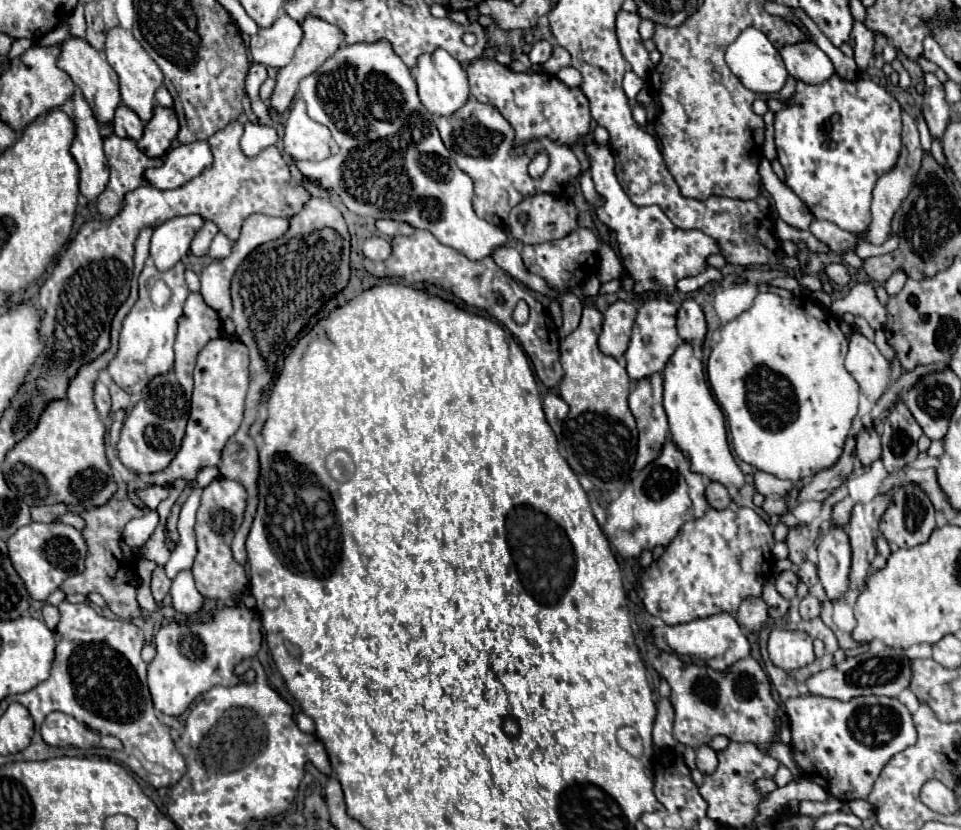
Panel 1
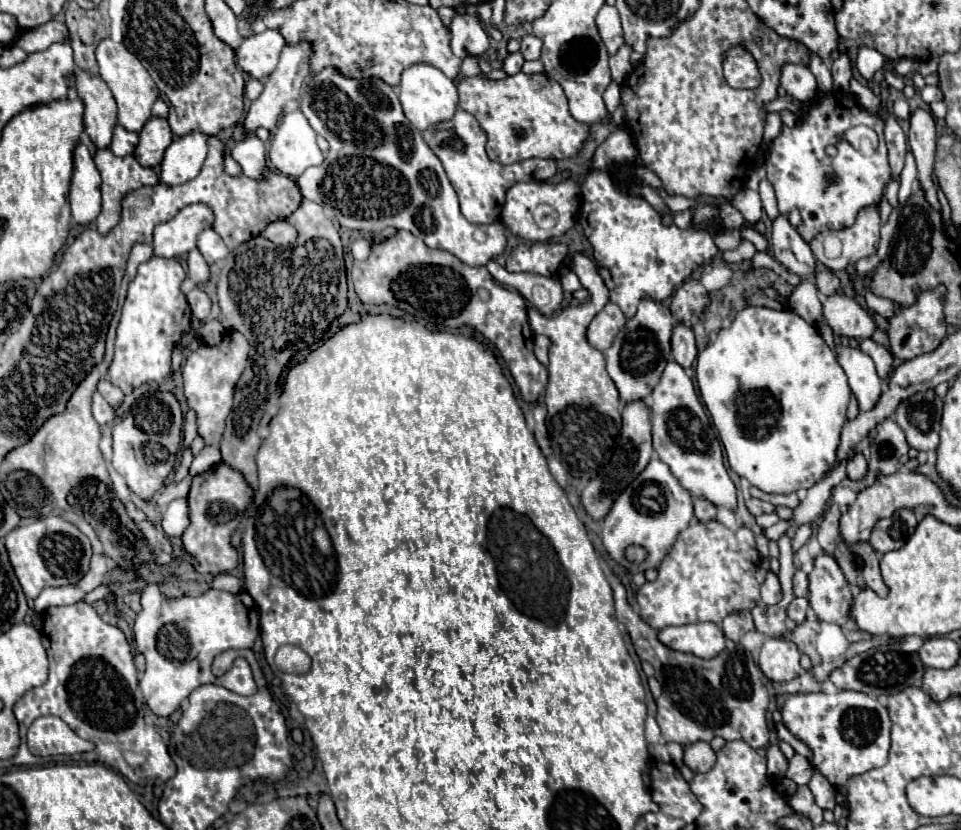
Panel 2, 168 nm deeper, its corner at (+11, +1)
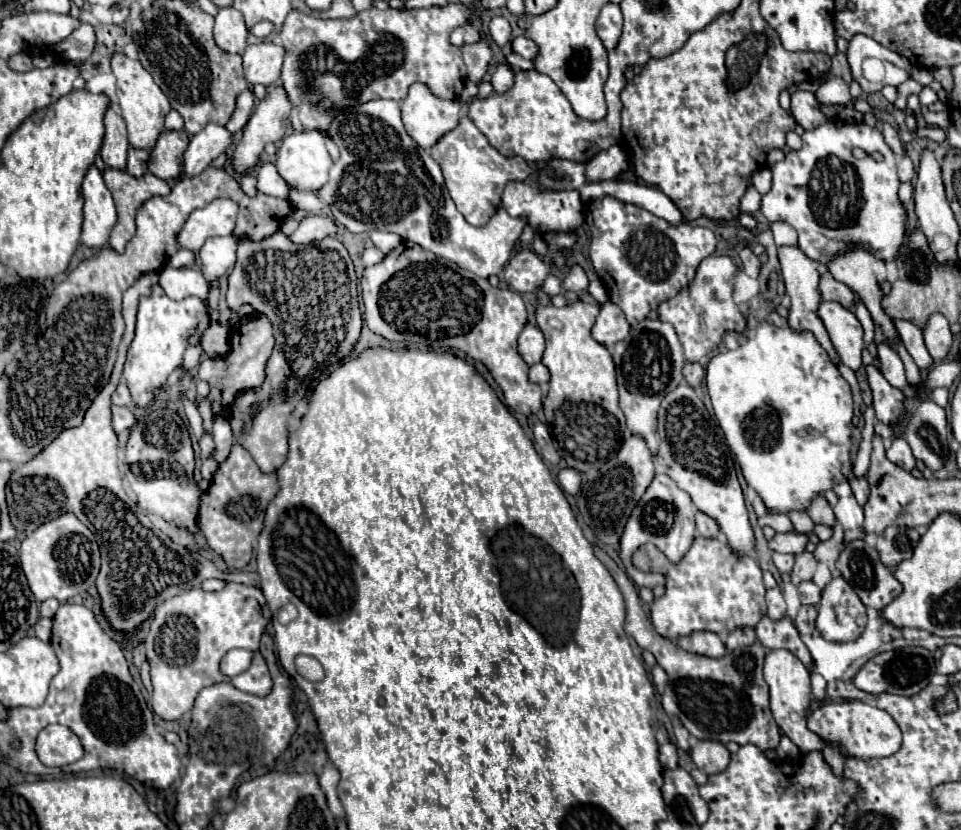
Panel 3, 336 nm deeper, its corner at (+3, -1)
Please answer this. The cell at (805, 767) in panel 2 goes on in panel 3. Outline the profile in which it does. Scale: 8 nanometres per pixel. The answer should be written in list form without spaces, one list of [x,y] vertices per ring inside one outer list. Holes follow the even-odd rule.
[[[770,649],[766,653],[764,679],[770,687],[772,715],[778,727],[784,731],[784,735],[790,737],[792,743],[796,743],[802,755],[810,751],[822,751],[824,741],[806,727],[806,711],[810,707],[810,671],[804,667],[804,663],[796,655],[792,655],[788,649]]]

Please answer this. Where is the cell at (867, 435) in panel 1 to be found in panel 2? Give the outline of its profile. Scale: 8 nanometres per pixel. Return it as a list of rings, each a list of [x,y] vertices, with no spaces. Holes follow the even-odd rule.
[[[854,455],[848,459],[848,479],[852,481],[858,481],[858,479],[864,479],[864,473],[866,473],[866,459],[864,455]]]

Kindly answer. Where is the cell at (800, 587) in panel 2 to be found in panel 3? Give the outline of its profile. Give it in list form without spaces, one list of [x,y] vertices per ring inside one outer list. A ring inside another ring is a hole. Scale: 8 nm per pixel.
[[[802,581],[798,585],[798,593],[800,593],[800,601],[804,605],[818,605],[820,603],[820,587],[814,581]]]

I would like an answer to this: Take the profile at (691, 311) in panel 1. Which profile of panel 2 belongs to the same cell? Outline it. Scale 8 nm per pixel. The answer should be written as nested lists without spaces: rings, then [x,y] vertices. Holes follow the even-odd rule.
[[[678,323],[672,333],[672,355],[674,355],[674,361],[684,369],[690,369],[698,355],[694,333],[690,327],[684,327],[682,323]]]

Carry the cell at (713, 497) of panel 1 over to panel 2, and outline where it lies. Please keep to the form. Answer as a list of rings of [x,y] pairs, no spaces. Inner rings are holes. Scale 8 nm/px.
[[[694,499],[694,517],[698,521],[712,521],[716,519],[716,507],[704,499]]]

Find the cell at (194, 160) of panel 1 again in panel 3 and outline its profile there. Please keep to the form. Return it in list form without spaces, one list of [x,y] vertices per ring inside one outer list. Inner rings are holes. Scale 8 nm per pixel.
[[[208,123],[200,133],[192,135],[190,145],[184,151],[184,175],[200,175],[220,153],[224,153],[232,143],[232,133],[222,127]]]

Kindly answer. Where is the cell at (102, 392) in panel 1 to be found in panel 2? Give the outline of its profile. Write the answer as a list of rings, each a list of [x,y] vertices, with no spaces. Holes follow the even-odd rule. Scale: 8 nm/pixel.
[[[94,393],[94,403],[92,403],[92,411],[94,411],[94,417],[100,425],[106,425],[106,423],[112,423],[116,419],[116,413],[114,409],[104,401],[104,397],[100,393]]]

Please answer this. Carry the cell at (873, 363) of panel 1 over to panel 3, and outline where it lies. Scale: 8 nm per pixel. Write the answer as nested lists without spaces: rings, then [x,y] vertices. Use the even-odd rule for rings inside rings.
[[[866,365],[866,381],[874,395],[876,417],[884,423],[896,423],[900,417],[900,399],[904,399],[904,393],[892,387],[874,365]]]

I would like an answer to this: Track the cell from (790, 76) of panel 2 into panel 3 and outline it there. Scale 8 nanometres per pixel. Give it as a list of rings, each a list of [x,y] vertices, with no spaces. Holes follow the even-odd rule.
[[[794,91],[792,93],[792,105],[790,111],[798,125],[802,125],[806,131],[812,127],[818,127],[826,121],[826,117],[818,111],[818,101],[814,93],[810,91]]]

